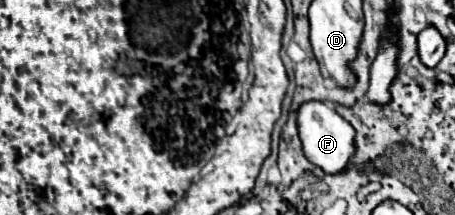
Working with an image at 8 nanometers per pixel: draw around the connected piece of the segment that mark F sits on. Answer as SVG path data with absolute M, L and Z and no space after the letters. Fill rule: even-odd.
M325 102L301 104L297 126L299 126L301 142L303 142L303 152L309 162L319 166L327 174L345 172L355 152L355 128L343 116L339 116L333 106L327 106Z

